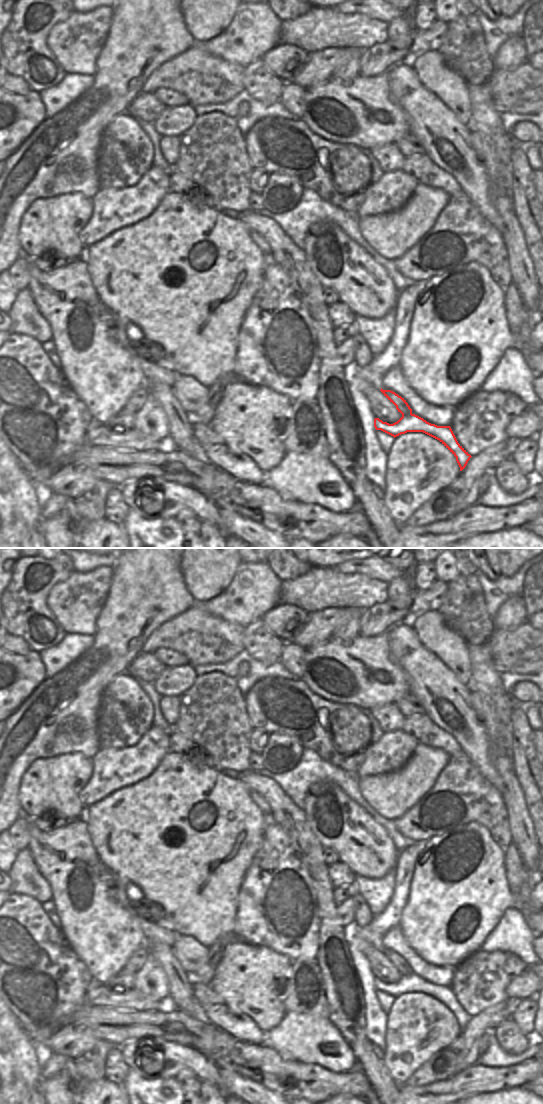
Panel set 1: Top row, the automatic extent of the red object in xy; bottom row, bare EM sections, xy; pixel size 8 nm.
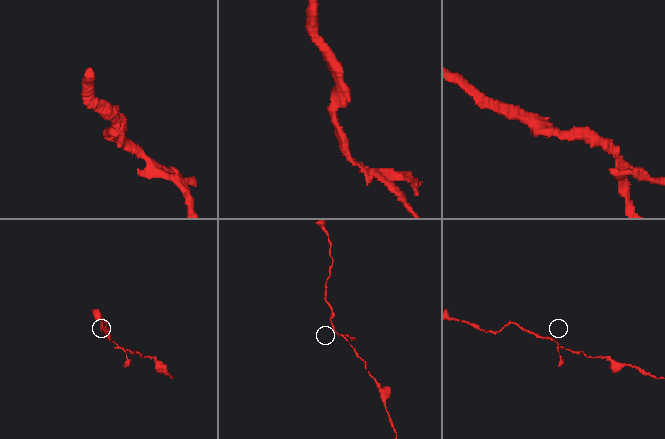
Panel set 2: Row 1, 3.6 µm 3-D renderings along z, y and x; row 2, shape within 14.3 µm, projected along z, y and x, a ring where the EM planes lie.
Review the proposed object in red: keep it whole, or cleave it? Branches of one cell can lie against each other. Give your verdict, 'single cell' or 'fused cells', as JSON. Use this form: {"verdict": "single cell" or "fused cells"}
{"verdict": "fused cells"}

